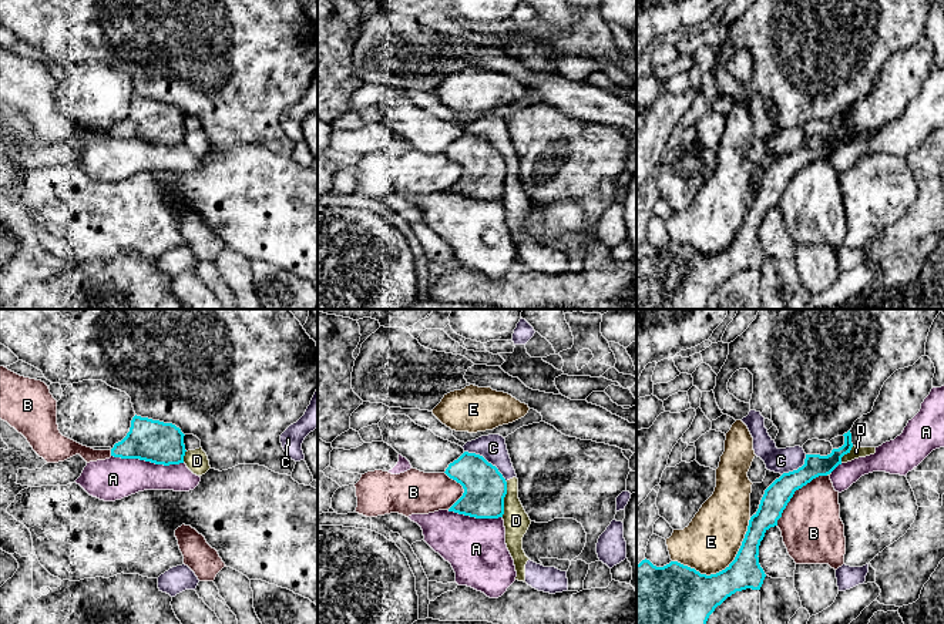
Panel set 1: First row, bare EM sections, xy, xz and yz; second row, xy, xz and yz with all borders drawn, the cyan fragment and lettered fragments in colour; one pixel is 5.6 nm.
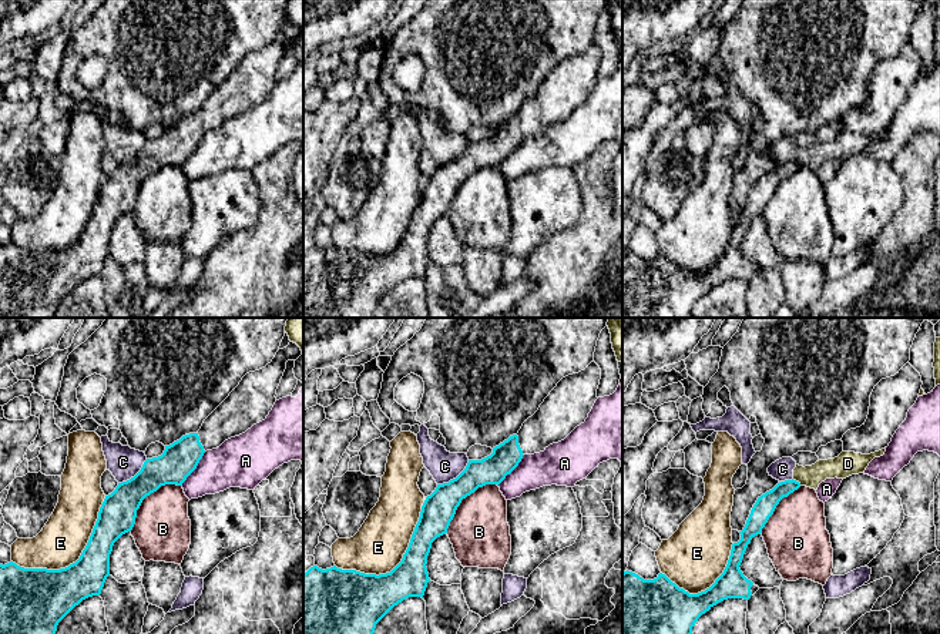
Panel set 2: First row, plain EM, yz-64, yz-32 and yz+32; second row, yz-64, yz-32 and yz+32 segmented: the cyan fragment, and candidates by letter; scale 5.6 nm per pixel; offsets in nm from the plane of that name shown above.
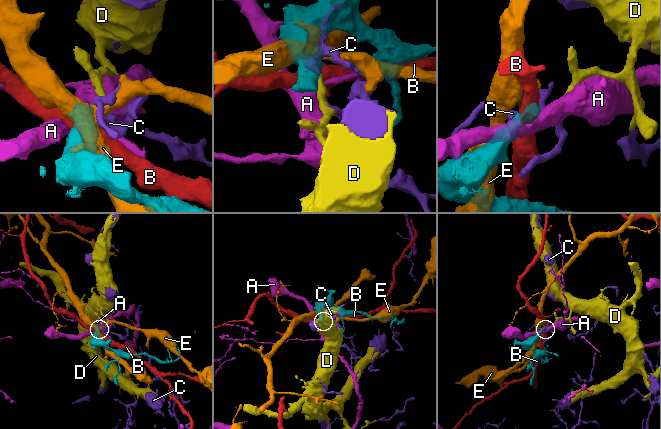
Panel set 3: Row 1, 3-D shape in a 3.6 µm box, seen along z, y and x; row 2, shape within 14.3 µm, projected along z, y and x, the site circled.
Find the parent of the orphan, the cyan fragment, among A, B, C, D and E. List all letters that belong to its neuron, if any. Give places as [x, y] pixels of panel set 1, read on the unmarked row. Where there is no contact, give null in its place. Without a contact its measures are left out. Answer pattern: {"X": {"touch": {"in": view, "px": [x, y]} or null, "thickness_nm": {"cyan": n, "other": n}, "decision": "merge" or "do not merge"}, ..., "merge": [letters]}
{"A": {"touch": {"in": "xy", "px": [147, 141]}, "thickness_nm": {"cyan": 240, "other": 240}, "decision": "do not merge"}, "B": {"touch": {"in": "yz", "px": [793, 174]}, "thickness_nm": {"cyan": 150, "other": 340}, "decision": "do not merge"}, "C": {"touch": {"in": "xz", "px": [486, 141]}, "thickness_nm": {"cyan": 240, "other": 150}, "decision": "do not merge"}, "D": {"touch": {"in": "xz", "px": [503, 180]}, "thickness_nm": {"cyan": 240, "other": 140}, "decision": "do not merge"}, "E": {"touch": {"in": "yz", "px": [725, 250]}, "thickness_nm": {"cyan": 300, "other": 320}, "decision": "do not merge"}, "merge": []}

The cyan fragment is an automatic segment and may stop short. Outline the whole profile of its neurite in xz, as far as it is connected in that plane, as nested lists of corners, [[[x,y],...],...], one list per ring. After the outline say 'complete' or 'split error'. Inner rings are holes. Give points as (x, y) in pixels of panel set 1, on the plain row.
[[[464,132],[444,154],[464,170],[449,192],[476,199],[503,198],[507,162],[483,137]]]; complete

